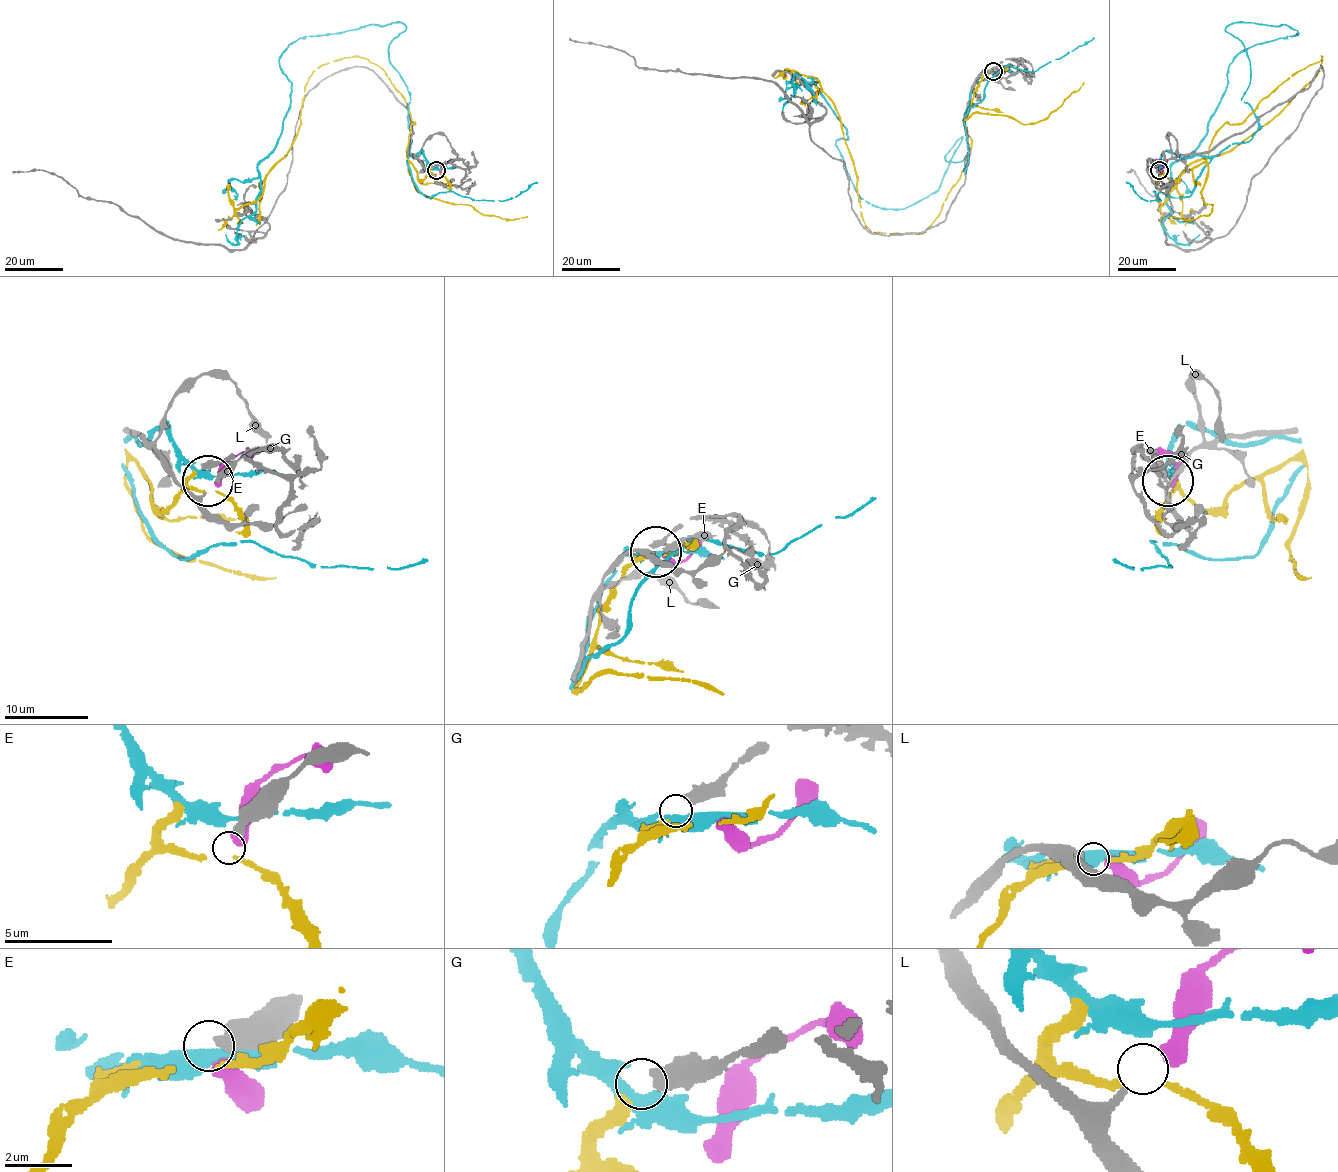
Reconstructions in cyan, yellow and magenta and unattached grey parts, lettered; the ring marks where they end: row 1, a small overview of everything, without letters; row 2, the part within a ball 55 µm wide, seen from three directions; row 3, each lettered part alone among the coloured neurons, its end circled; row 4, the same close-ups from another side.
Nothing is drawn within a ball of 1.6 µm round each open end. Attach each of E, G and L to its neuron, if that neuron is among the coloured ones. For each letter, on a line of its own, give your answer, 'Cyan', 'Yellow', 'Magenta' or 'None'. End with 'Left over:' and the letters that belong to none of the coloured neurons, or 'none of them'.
E: None
G: Yellow
L: Magenta
Left over: E

